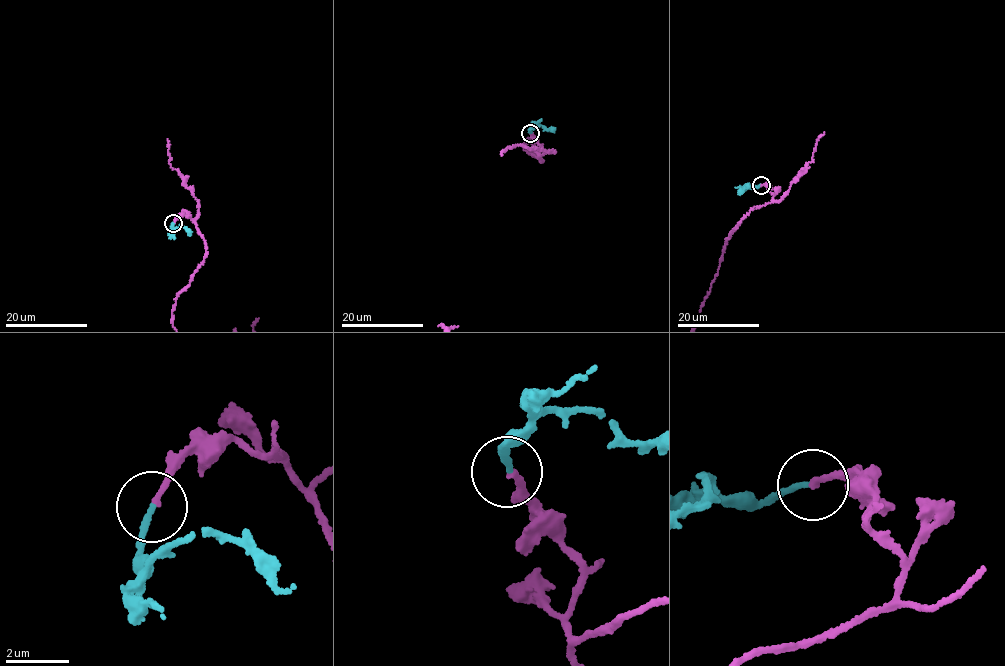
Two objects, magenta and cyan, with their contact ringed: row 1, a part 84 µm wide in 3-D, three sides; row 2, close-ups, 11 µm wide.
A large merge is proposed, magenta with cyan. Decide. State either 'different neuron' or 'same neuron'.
same neuron

